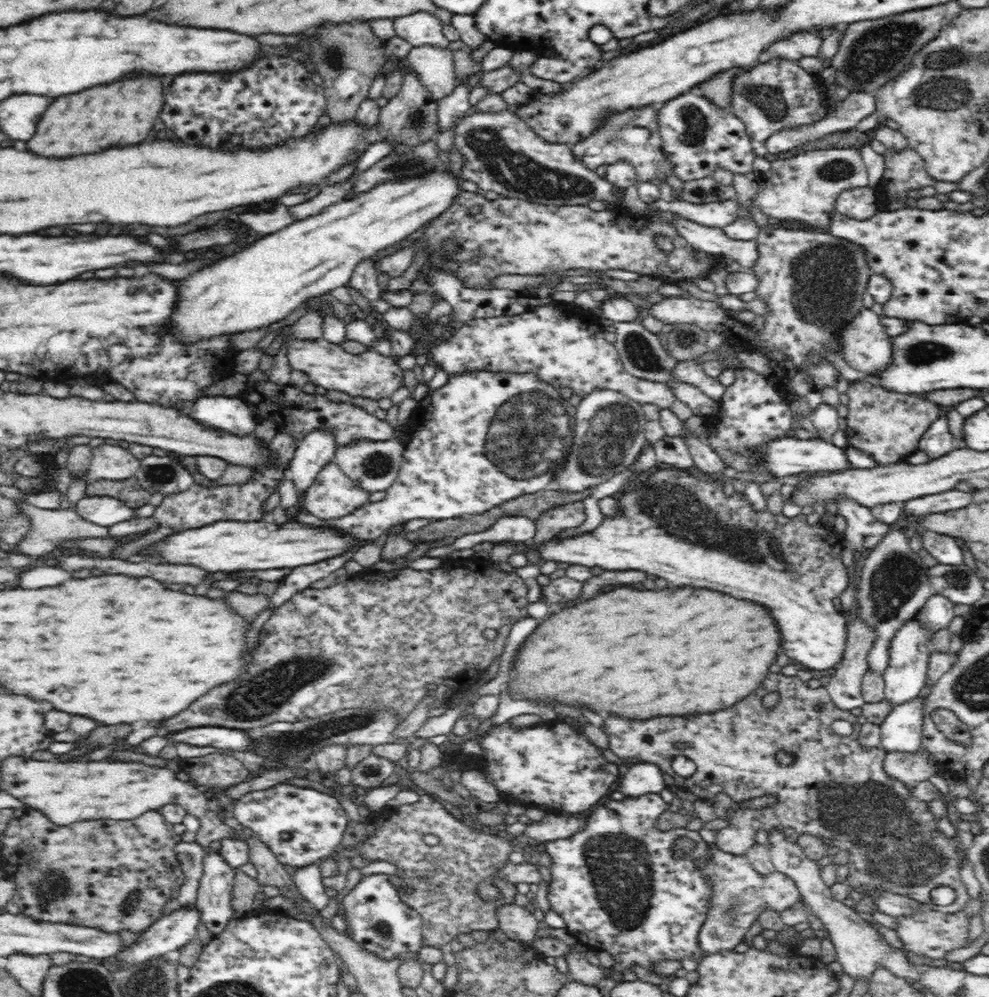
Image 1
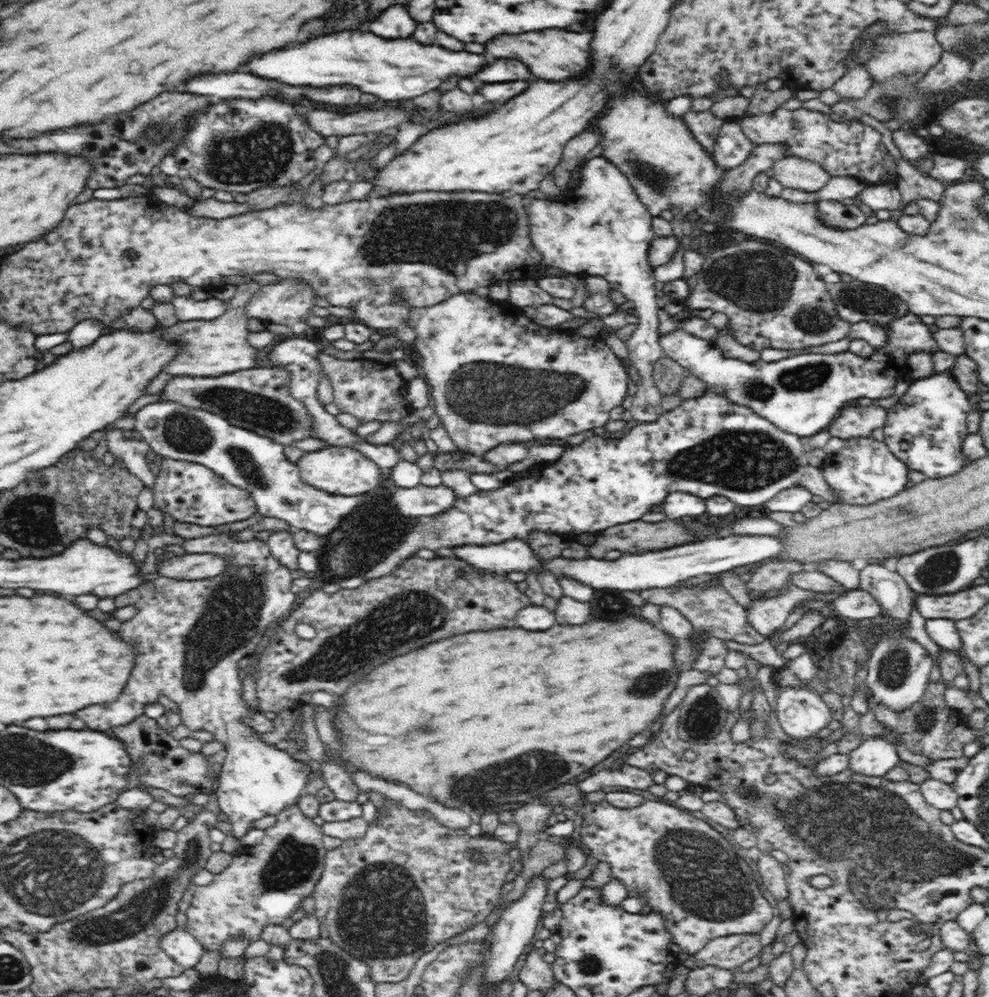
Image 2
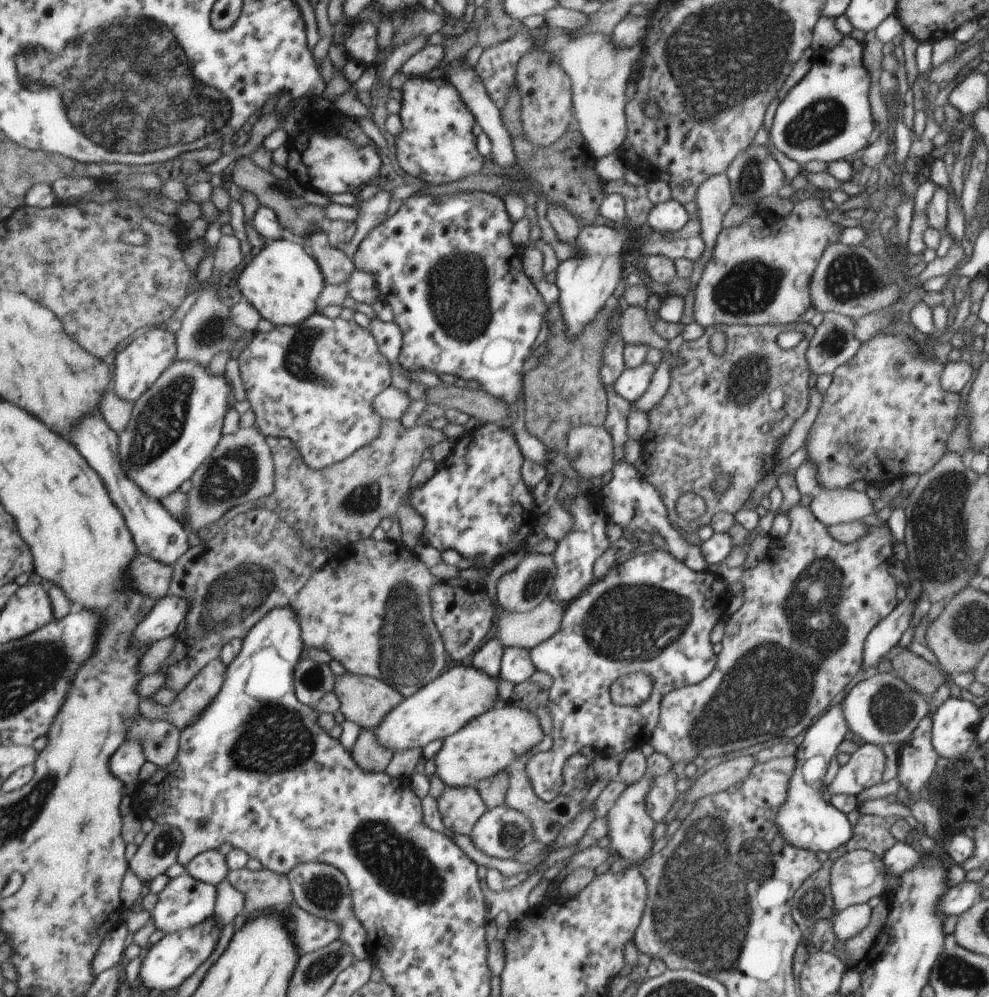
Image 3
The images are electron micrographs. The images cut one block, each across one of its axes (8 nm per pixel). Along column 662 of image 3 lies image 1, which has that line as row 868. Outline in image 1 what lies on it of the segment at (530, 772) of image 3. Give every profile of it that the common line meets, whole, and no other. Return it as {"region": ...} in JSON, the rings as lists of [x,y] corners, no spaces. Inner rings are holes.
{"region":[[[646,794],[636,798],[627,798],[624,802],[616,802],[610,800],[602,806],[598,807],[588,818],[587,825],[583,831],[574,834],[570,838],[553,840],[545,842],[545,852],[552,857],[550,872],[552,880],[547,890],[547,898],[551,904],[551,910],[559,914],[564,922],[565,929],[574,936],[578,947],[584,949],[592,949],[596,952],[609,952],[614,964],[608,970],[608,973],[621,972],[631,970],[632,967],[642,966],[652,972],[654,965],[661,960],[677,960],[690,958],[700,962],[704,958],[706,952],[700,948],[699,932],[707,917],[708,909],[711,906],[711,886],[714,885],[710,879],[704,877],[700,873],[700,869],[694,865],[696,859],[704,860],[706,857],[707,842],[704,841],[698,831],[687,830],[683,828],[674,829],[672,832],[660,832],[654,828],[656,818],[666,811],[666,802],[660,798],[659,794]]]}

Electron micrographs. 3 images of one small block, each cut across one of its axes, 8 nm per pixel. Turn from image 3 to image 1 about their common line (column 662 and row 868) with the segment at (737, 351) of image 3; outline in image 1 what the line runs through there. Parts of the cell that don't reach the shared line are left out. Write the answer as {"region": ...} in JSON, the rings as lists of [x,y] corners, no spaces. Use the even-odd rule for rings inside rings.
{"region":[[[428,793],[420,796],[415,804],[384,807],[374,814],[374,832],[360,842],[358,855],[366,859],[366,864],[385,860],[396,866],[396,875],[401,879],[401,886],[396,887],[398,897],[421,914],[422,946],[440,948],[459,934],[499,928],[498,909],[514,903],[517,890],[516,884],[501,876],[500,869],[509,861],[508,856],[496,856],[486,850],[500,850],[502,846],[516,850],[512,842],[456,819]],[[424,834],[436,834],[439,843],[426,845],[422,841]],[[485,879],[491,880],[503,896],[490,902],[482,901],[476,895],[476,884]]]}

